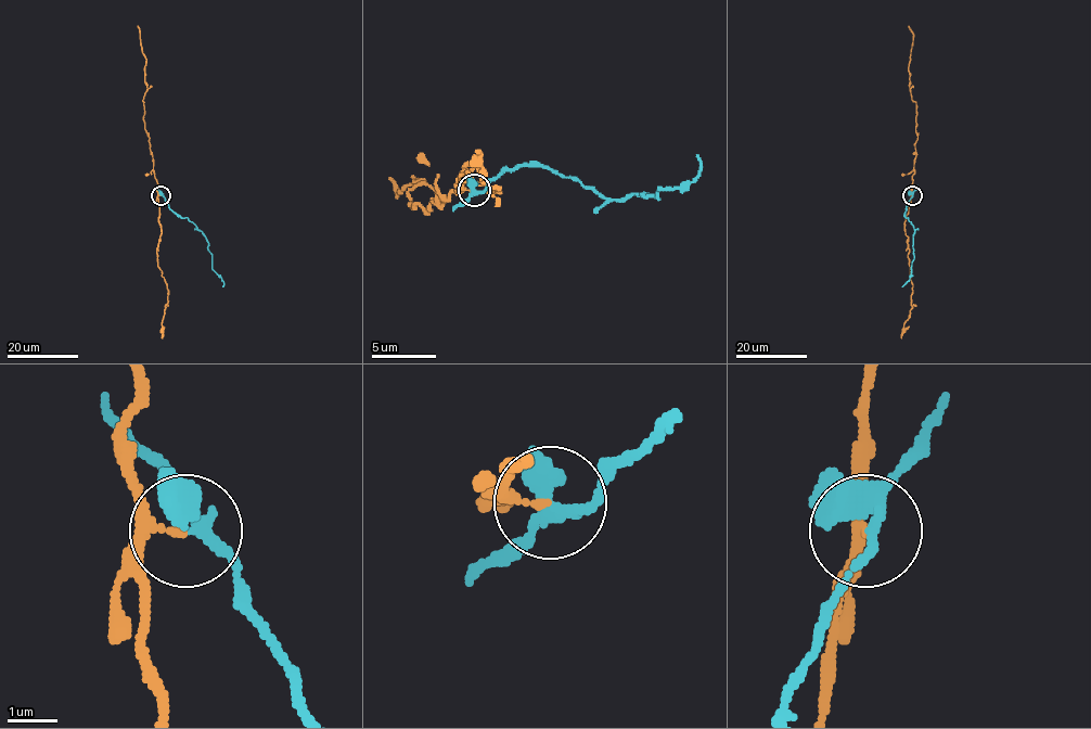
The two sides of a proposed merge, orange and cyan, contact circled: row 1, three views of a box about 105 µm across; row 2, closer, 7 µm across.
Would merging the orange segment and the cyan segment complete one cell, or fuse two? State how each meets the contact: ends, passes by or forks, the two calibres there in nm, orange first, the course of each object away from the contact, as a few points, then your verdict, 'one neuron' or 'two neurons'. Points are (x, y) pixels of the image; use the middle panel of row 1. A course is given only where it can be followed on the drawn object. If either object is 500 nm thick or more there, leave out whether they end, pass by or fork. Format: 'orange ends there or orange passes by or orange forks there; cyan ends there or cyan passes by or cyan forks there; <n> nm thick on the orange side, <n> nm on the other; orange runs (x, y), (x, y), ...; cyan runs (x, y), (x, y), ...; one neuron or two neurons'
orange passes by; cyan forks there; 130 nm thick on the orange side, 200 nm on the other; orange runs (473, 189), (428, 212), (409, 205), (415, 176), (396, 195), (389, 179); cyan runs (473, 189), (547, 166), (604, 199), (658, 199), (681, 189), (697, 154); two neurons

